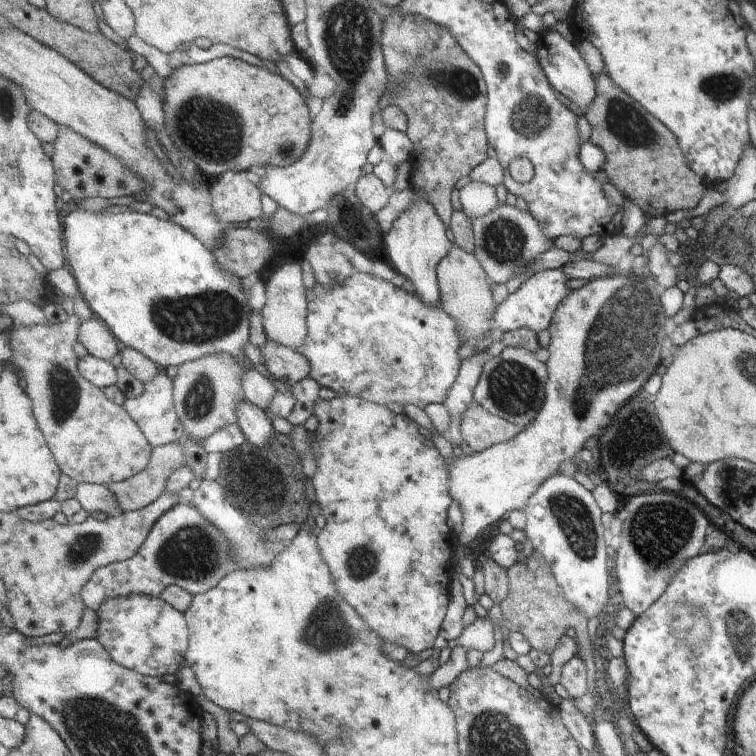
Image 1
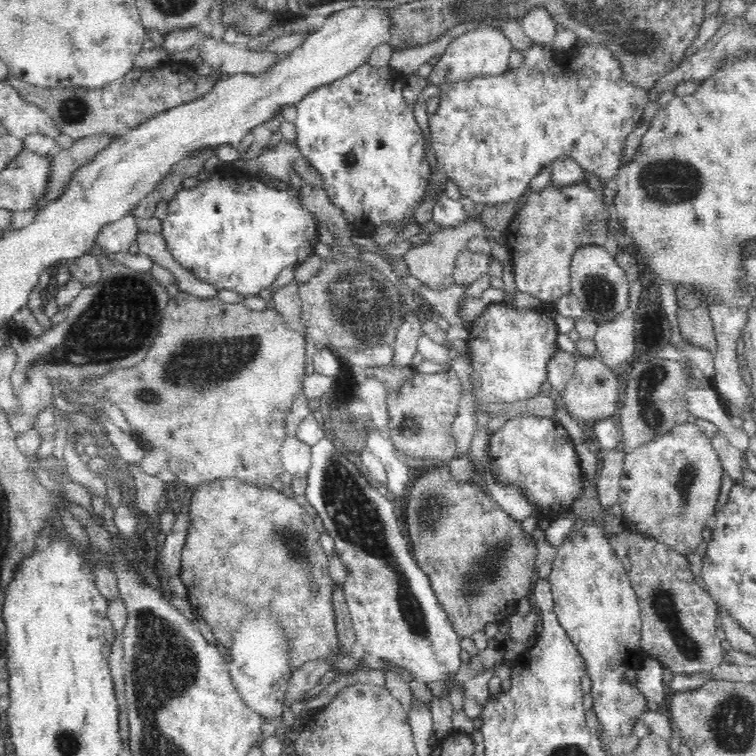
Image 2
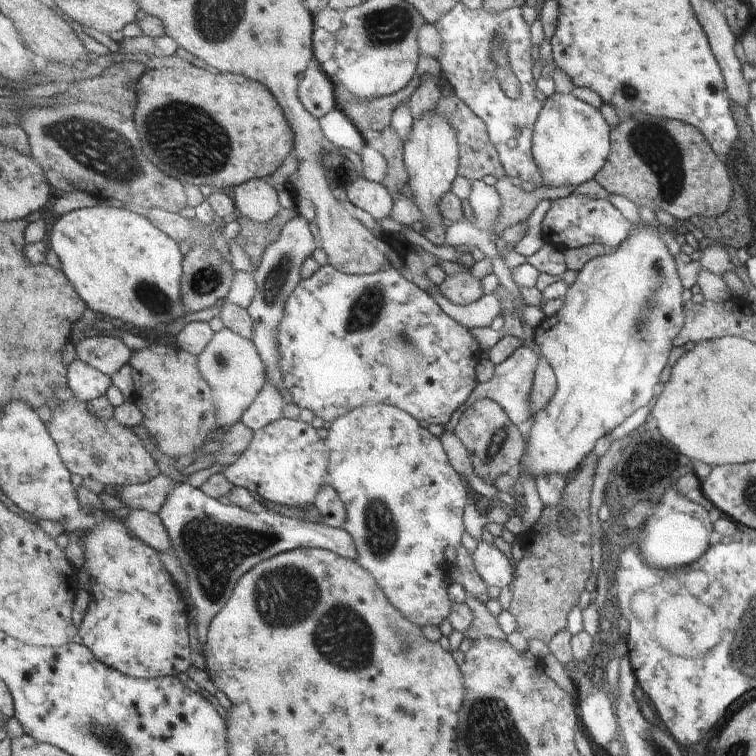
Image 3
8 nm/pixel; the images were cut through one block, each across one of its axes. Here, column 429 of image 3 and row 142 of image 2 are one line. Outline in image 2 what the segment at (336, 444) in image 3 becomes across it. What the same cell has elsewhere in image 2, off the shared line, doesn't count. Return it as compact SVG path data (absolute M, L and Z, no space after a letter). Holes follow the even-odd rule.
M578 40L570 51L556 51L551 46L546 47L545 45L533 43L528 50L524 50L521 53L524 54L524 64L518 69L508 68L502 74L482 74L482 76L474 76L474 78L466 78L466 80L438 84L440 87L439 108L434 115L428 115L432 150L436 154L441 170L444 170L445 176L458 186L460 195L468 196L476 204L482 202L486 207L518 200L529 190L532 178L542 168L550 167L554 161L562 157L570 157L582 168L582 171L594 172L596 176L600 176L600 180L605 186L606 182L610 182L617 176L627 138L634 130L634 126L641 120L646 104L649 102L649 90L634 86L632 82L628 82L623 77L624 71L622 70L621 62L614 56L612 49L602 46L599 40L594 43Z

